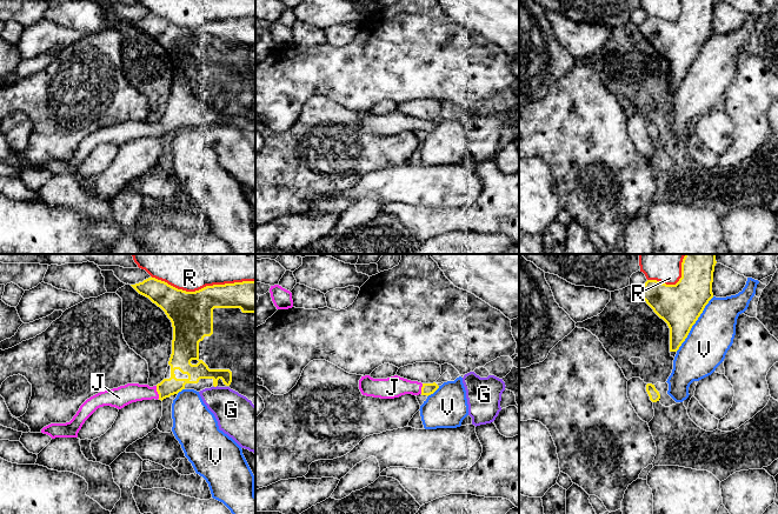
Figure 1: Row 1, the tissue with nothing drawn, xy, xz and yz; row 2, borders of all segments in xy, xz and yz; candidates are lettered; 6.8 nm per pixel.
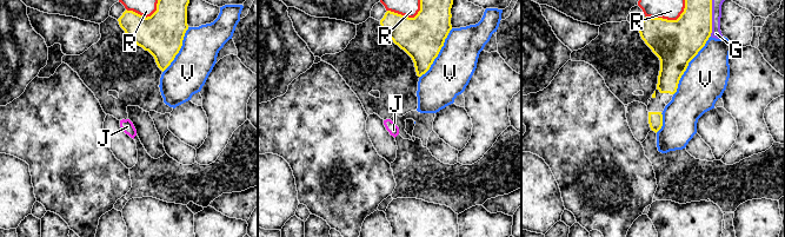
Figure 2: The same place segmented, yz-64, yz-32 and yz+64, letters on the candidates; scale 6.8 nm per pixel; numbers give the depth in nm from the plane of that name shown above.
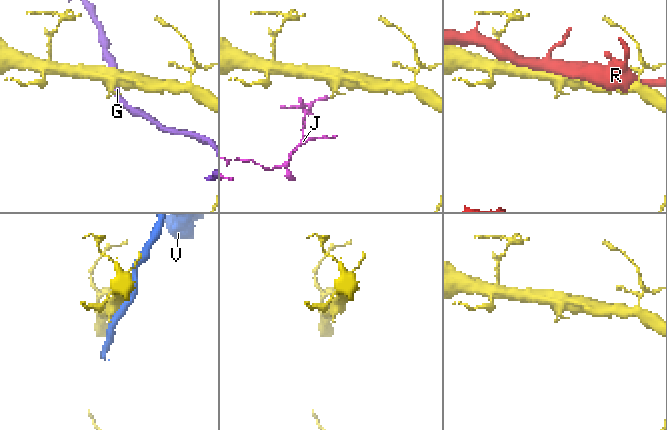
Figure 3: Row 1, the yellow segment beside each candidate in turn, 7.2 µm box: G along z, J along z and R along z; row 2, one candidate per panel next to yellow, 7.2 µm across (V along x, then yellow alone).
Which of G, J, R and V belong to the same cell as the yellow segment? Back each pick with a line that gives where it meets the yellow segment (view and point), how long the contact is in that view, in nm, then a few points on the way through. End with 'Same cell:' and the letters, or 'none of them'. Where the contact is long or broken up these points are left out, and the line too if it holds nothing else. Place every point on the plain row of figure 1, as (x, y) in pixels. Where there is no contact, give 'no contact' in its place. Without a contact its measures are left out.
J: contact xy (157, 127); length 90 nm; way xy (167, 124), (157, 127), (131, 128), (122, 132)
Same cell: J

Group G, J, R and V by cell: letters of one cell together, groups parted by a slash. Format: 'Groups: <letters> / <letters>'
Groups: G / J / R / V

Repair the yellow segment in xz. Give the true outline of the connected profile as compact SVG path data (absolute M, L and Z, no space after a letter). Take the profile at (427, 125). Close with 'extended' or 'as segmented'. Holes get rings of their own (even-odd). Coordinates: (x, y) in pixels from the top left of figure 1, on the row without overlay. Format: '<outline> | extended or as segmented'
M365 112L359 116L359 126L363 132L380 135L394 135L405 131L428 133L438 125L439 122L435 119L421 120L398 112L387 115L373 115L370 112Z | extended

